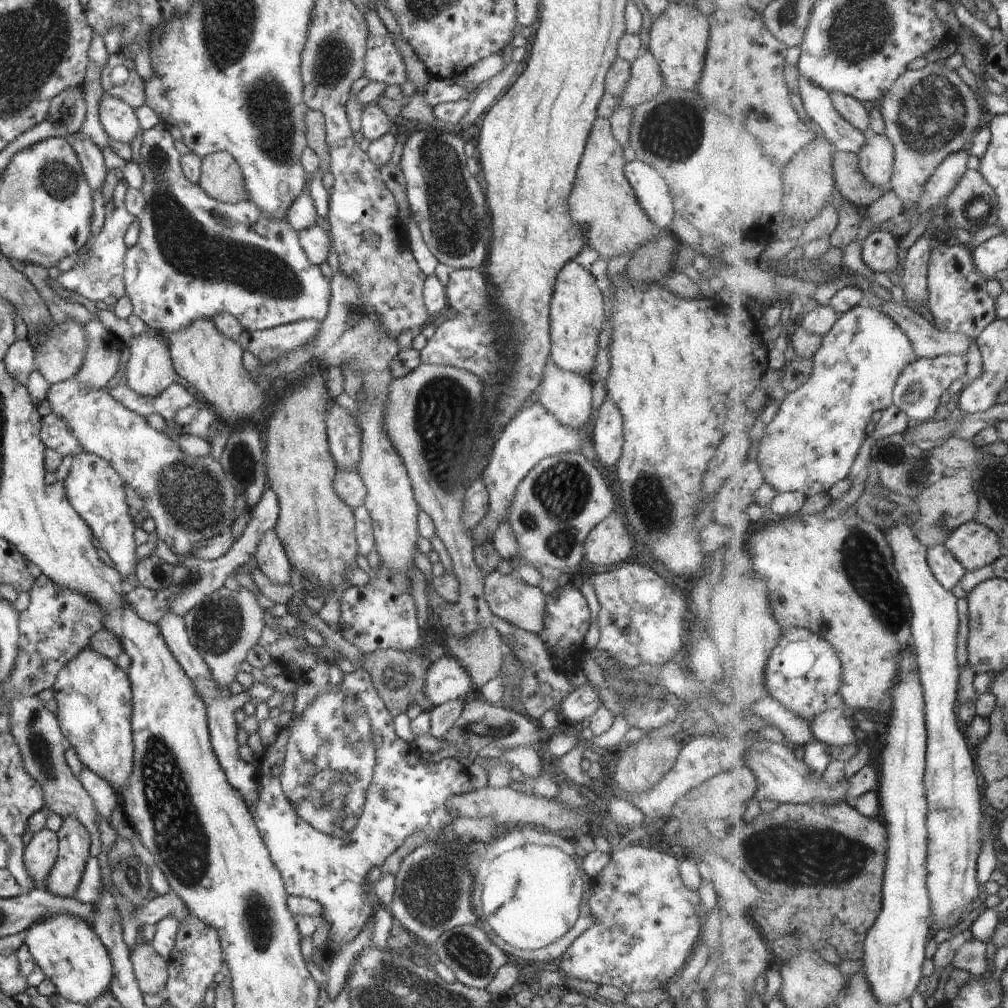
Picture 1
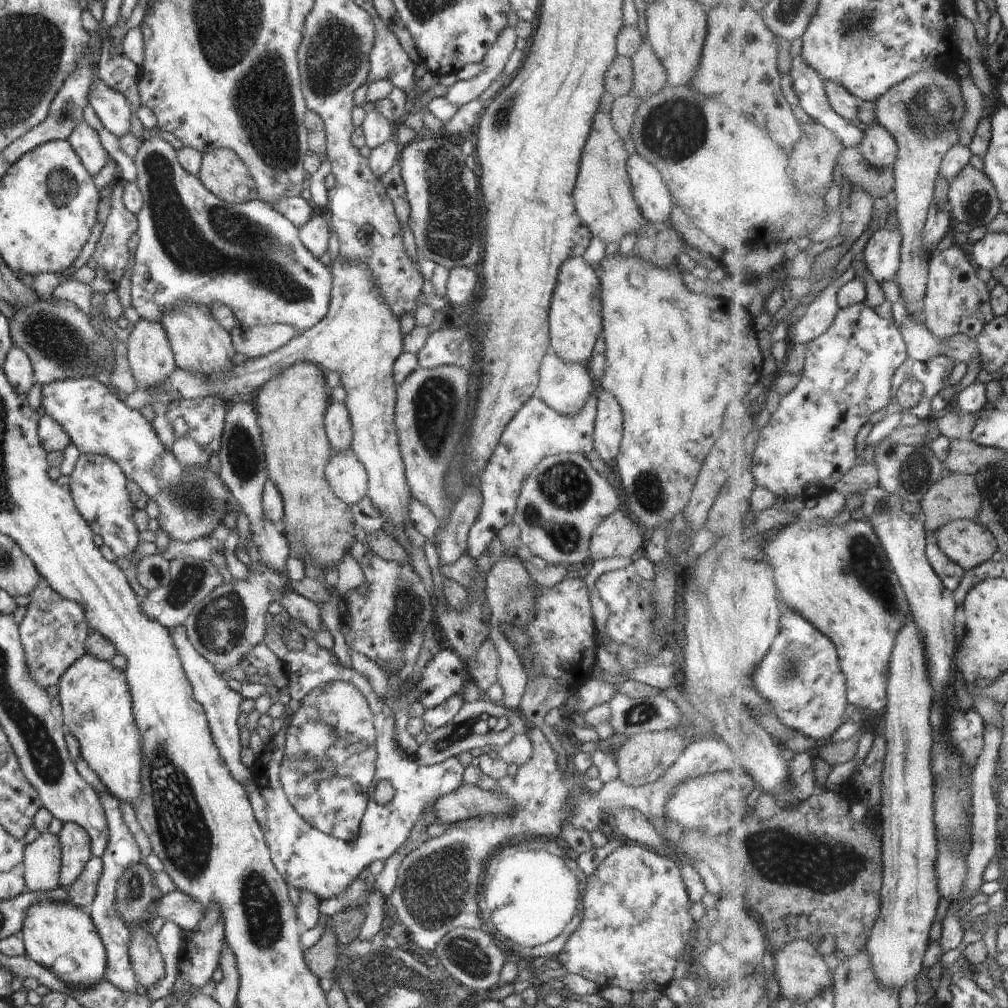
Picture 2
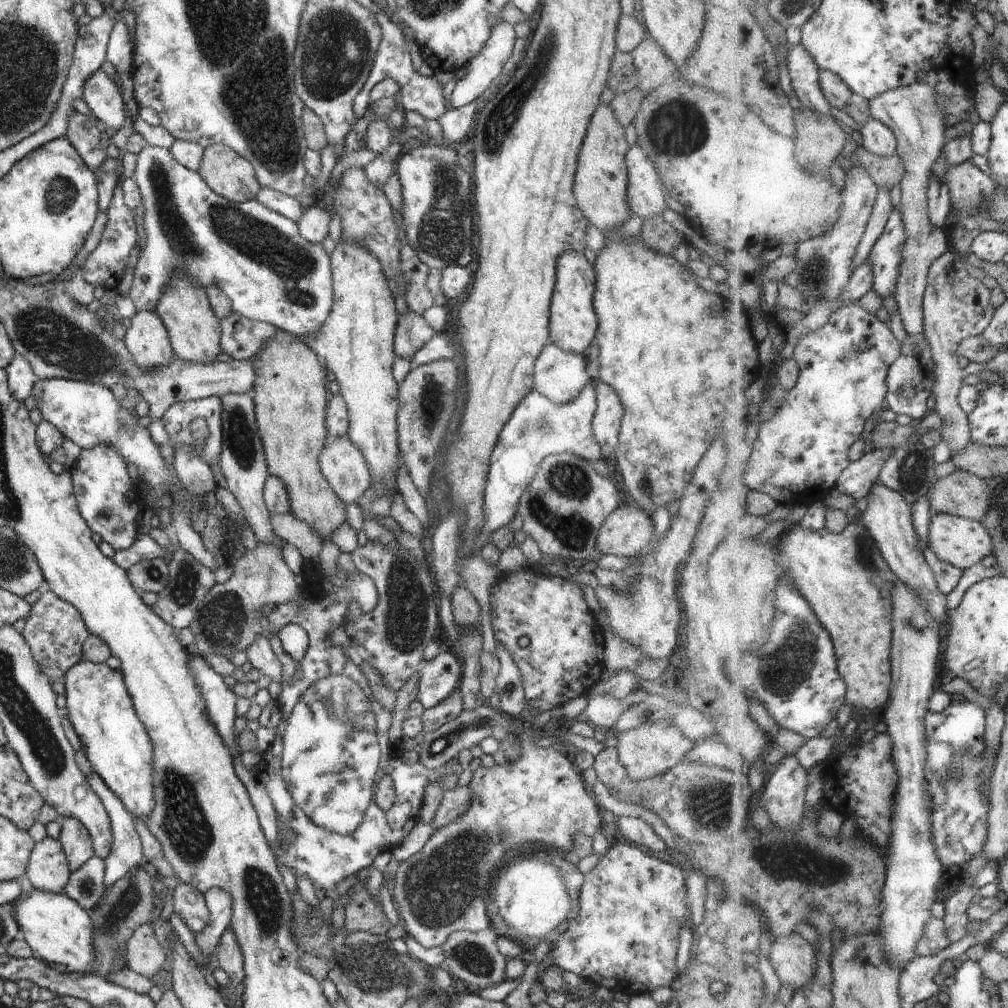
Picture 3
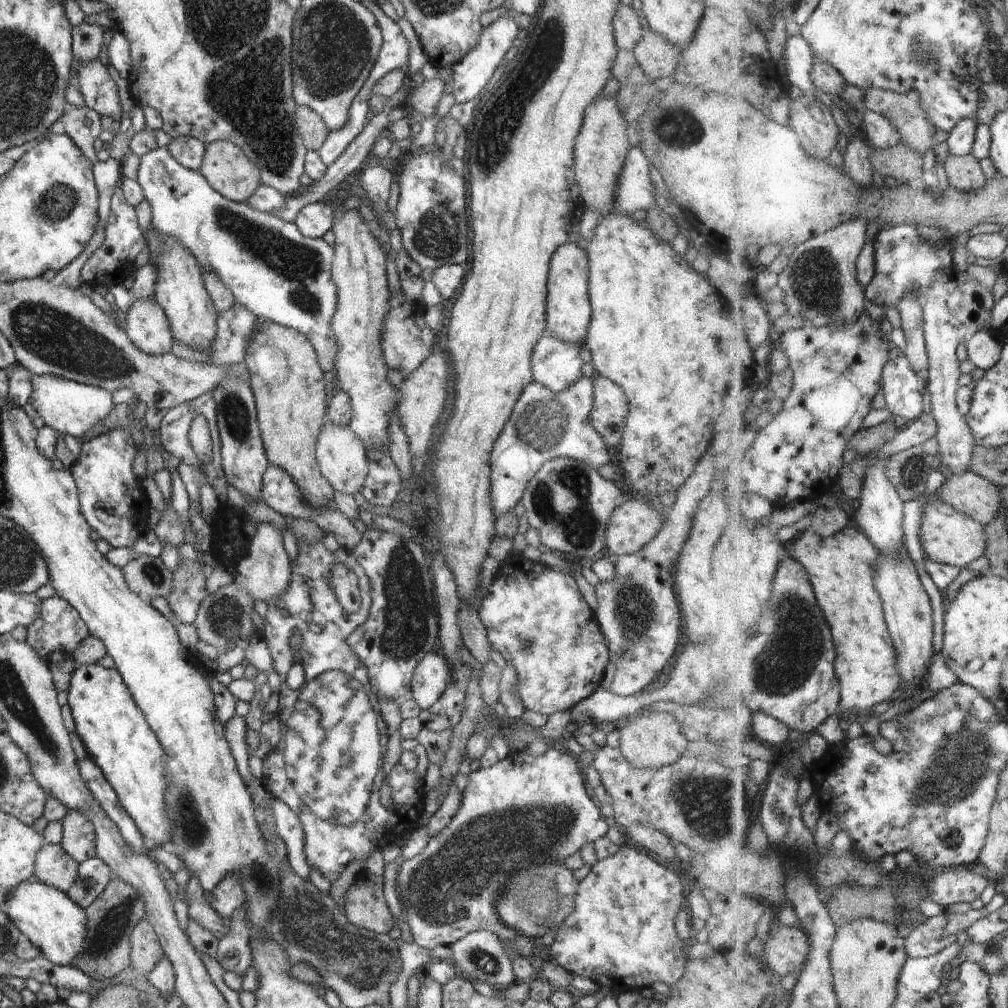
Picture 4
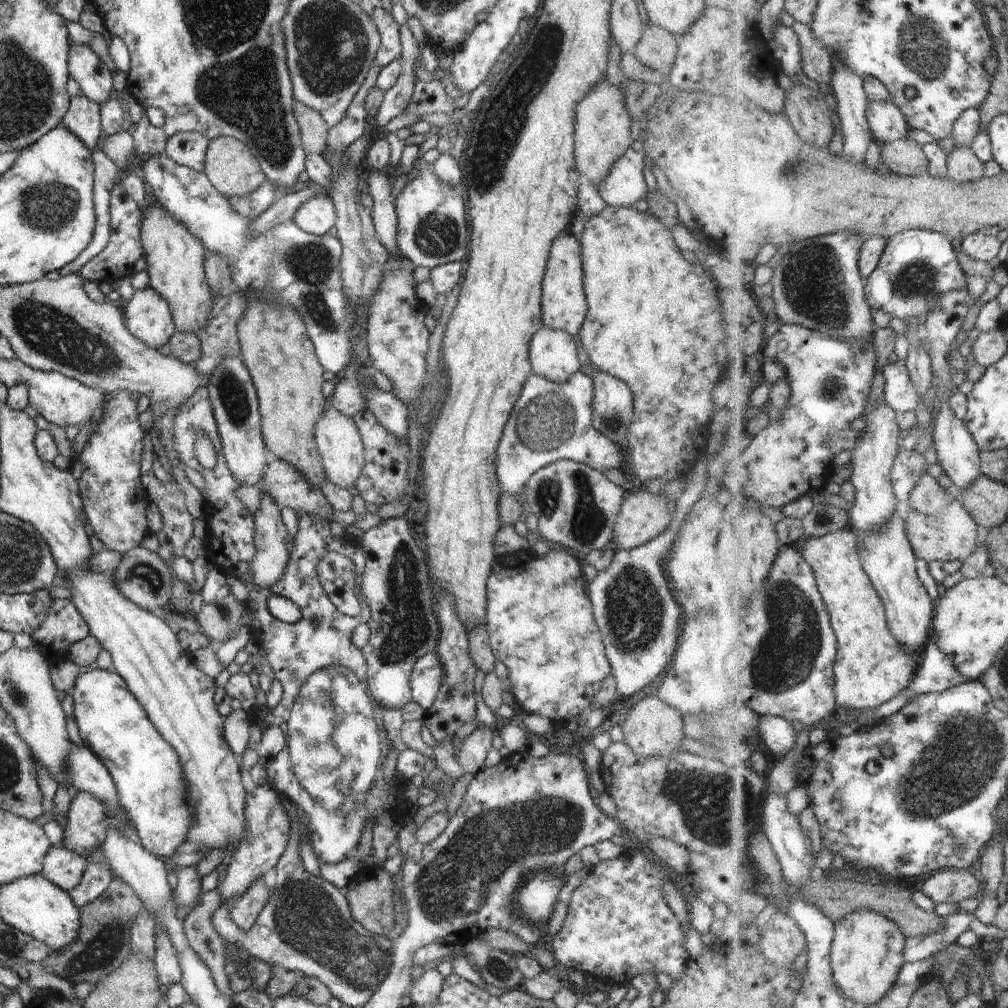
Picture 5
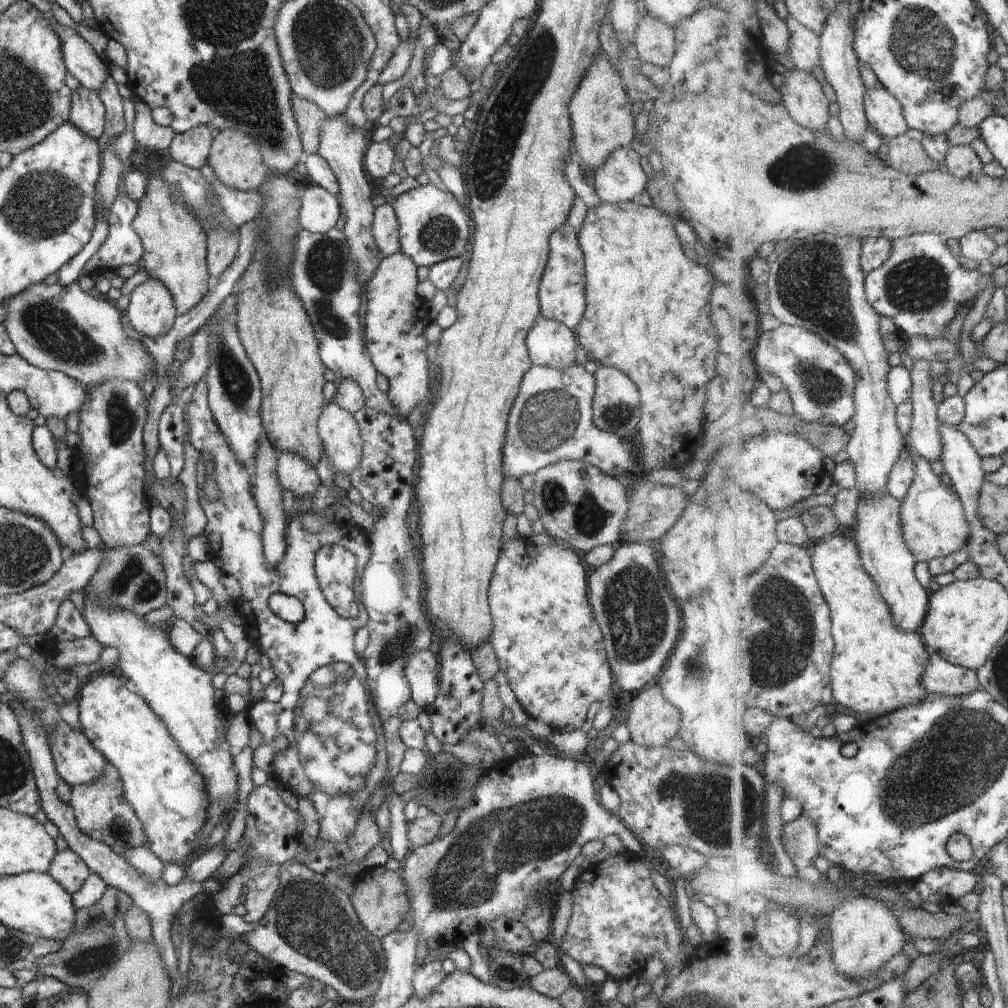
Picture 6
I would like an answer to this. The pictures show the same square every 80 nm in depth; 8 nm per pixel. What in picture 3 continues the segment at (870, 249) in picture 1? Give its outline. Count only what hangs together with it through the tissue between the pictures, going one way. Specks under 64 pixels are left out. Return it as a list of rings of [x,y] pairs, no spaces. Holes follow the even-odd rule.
[[[900,209],[892,211],[886,232],[872,250],[870,262],[875,270],[874,290],[882,298],[896,296],[903,267],[903,250],[908,240],[903,214]]]

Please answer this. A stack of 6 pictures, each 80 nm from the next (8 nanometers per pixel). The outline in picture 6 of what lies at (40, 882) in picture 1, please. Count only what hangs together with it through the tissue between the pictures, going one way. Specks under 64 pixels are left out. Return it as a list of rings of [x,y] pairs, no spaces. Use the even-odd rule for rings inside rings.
[[[68,848],[54,855],[47,873],[60,883],[66,892],[74,894],[82,888],[91,870],[78,854]]]

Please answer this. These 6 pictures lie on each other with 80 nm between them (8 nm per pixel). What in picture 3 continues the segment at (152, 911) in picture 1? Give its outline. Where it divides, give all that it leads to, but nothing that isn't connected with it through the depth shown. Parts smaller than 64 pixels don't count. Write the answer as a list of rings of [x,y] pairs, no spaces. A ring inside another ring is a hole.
[[[182,881],[175,889],[174,913],[183,918],[194,934],[202,932],[209,924],[209,910],[204,895]]]

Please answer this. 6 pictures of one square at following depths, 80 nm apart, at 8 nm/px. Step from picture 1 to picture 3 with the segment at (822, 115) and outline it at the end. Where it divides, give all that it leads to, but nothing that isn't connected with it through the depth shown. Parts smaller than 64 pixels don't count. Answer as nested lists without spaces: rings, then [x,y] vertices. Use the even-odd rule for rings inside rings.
[[[803,42],[791,48],[788,61],[793,90],[802,106],[832,117],[830,113],[832,104],[821,85],[822,68]]]

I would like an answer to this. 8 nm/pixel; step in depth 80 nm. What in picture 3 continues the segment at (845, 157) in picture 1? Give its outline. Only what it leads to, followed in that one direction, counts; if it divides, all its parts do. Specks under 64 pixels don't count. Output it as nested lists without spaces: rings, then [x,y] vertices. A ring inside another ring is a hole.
[[[857,147],[854,151],[854,165],[862,163],[867,166],[870,174],[877,180],[881,189],[887,186],[889,189],[903,182],[907,175],[906,161],[898,154],[883,157],[870,152],[866,147]]]

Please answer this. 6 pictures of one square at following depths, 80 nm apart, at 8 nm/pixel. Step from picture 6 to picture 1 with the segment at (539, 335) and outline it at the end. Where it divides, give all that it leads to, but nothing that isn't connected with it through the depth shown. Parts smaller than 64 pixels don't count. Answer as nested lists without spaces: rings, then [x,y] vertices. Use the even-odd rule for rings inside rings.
[[[549,359],[543,370],[543,378],[540,383],[540,396],[538,402],[546,408],[560,424],[581,429],[588,424],[592,410],[592,380],[593,377],[579,375],[574,371],[563,371],[558,365]]]

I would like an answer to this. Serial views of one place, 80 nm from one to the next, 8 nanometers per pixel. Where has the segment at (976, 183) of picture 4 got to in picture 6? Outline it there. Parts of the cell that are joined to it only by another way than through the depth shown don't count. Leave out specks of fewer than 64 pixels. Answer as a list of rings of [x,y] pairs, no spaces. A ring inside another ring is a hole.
[[[972,144],[951,145],[946,160],[946,170],[955,177],[970,179],[985,172],[985,164]]]

